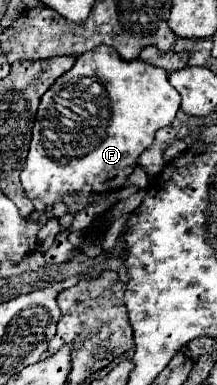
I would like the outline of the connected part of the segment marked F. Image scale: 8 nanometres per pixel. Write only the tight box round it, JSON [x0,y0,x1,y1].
[21,45,181,213]

